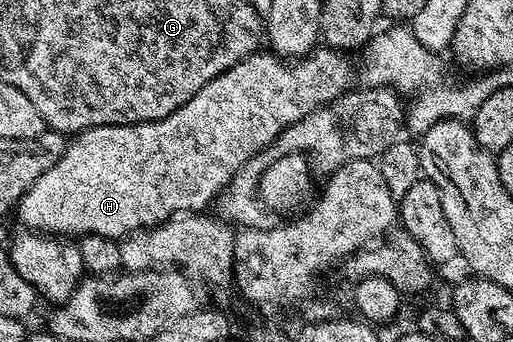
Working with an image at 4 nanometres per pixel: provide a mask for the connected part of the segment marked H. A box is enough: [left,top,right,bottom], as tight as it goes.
[18,49,354,241]

